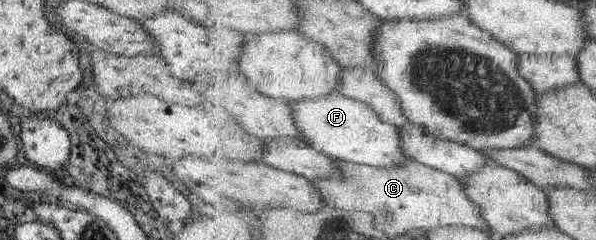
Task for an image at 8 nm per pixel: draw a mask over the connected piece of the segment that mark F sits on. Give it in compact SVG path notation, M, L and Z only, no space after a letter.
M341 92L295 101L293 118L302 132L306 146L331 155L338 160L372 167L401 166L410 160L404 151L400 128L381 120L366 102L352 99Z

